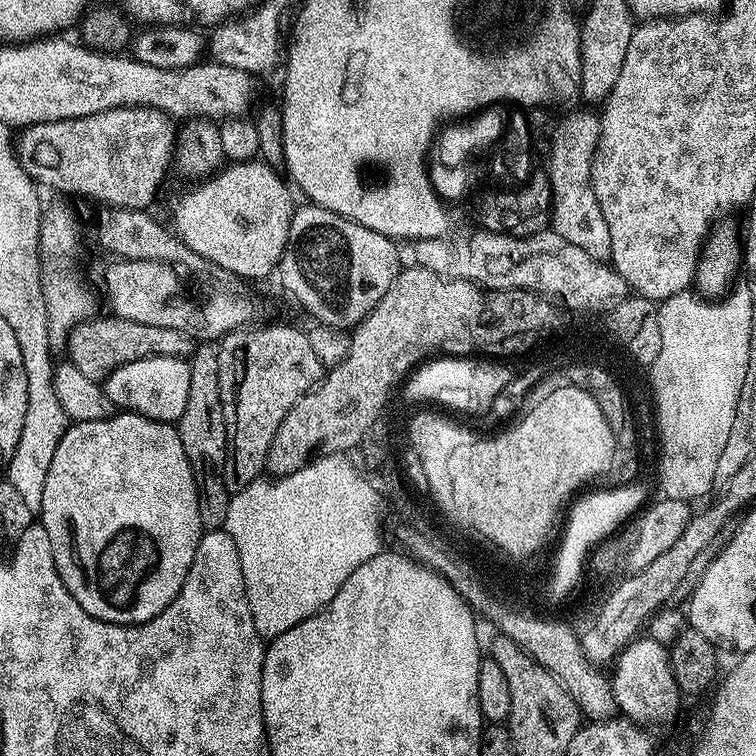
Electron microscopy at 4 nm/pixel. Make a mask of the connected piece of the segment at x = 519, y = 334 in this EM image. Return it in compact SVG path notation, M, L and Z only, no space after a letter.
M411 266L405 267L399 274L398 278L394 278L394 282L390 286L390 290L386 290L386 294L382 294L382 298L378 302L378 306L374 306L374 310L366 319L357 324L354 331L351 333L352 341L350 342L350 354L346 354L346 358L342 358L342 362L338 362L338 366L327 369L326 375L321 379L320 383L316 385L312 391L306 393L302 398L298 398L298 402L294 402L294 406L290 406L290 410L286 414L286 418L282 418L282 422L278 426L278 430L274 434L274 438L270 442L268 450L268 457L266 459L266 472L269 477L279 478L281 476L289 476L297 472L299 468L304 468L312 463L314 457L320 456L334 456L337 454L344 454L356 448L358 438L361 433L364 433L365 425L372 421L374 416L381 416L385 411L384 403L388 400L388 395L392 392L392 387L399 385L405 379L406 374L410 373L417 367L416 365L416 322L426 322L426 326L430 324L428 320L440 320L442 326L442 336L444 336L444 345L442 346L442 353L449 357L471 357L473 354L483 354L485 357L491 358L499 356L501 353L511 352L513 349L524 349L525 345L529 345L529 341L534 337L534 325L532 325L532 311L537 311L537 305L532 296L527 296L524 293L504 293L498 296L480 296L480 293L463 284L460 279L452 279L448 276L441 276L436 272L435 268Z

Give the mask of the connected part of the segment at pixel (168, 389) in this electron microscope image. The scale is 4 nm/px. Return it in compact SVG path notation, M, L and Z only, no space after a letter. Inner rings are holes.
M183 356L142 358L138 362L118 366L114 374L103 380L102 387L117 409L137 412L139 416L175 425L182 418L182 410L186 410L186 398L190 395L190 366Z

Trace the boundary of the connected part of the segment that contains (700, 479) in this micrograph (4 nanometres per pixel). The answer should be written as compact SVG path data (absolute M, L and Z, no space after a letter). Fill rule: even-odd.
M737 283L719 302L709 302L689 294L685 290L659 301L658 315L664 331L664 344L660 359L656 362L655 383L652 386L659 397L664 428L666 486L662 492L669 500L687 501L691 501L692 496L713 491L714 469L726 446L726 437L730 435L730 422L734 422L732 410L736 407L735 395L742 386L742 378L746 378L746 358L750 354L750 290L747 283ZM673 484L684 485L680 492L676 492L672 488Z

